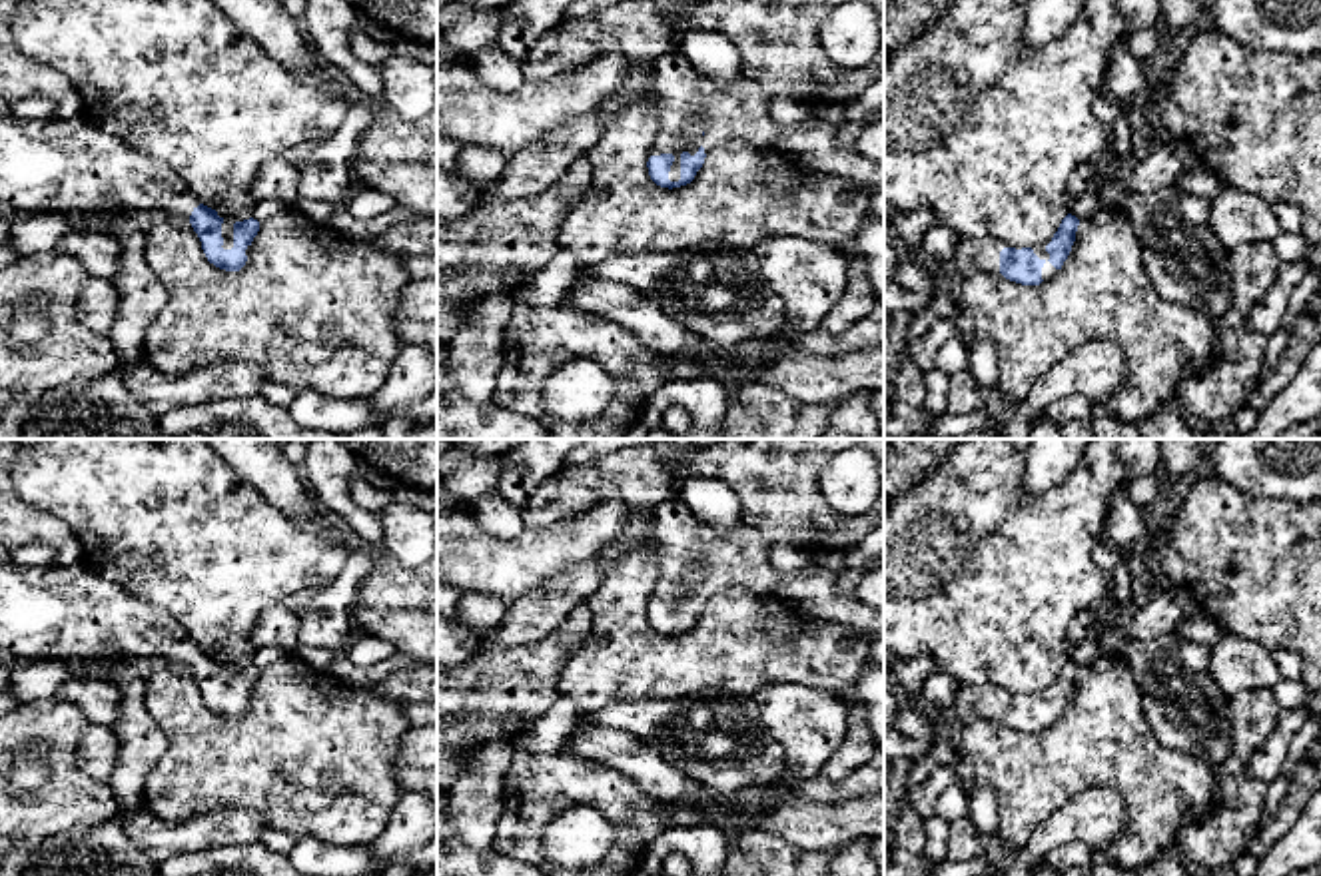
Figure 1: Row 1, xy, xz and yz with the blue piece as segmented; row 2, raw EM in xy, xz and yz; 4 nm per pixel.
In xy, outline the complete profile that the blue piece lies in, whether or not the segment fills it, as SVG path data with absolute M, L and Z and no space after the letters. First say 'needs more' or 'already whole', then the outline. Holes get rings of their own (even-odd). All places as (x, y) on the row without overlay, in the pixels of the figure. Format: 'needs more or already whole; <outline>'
needs more; M204 651L194 655L190 670L208 708L225 718L239 718L245 712L251 688L259 678L259 668L253 664L231 670Z

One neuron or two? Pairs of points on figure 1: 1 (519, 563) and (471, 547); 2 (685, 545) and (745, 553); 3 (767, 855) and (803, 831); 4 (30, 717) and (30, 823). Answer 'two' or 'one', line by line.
1: one
2: one
3: two
4: one

